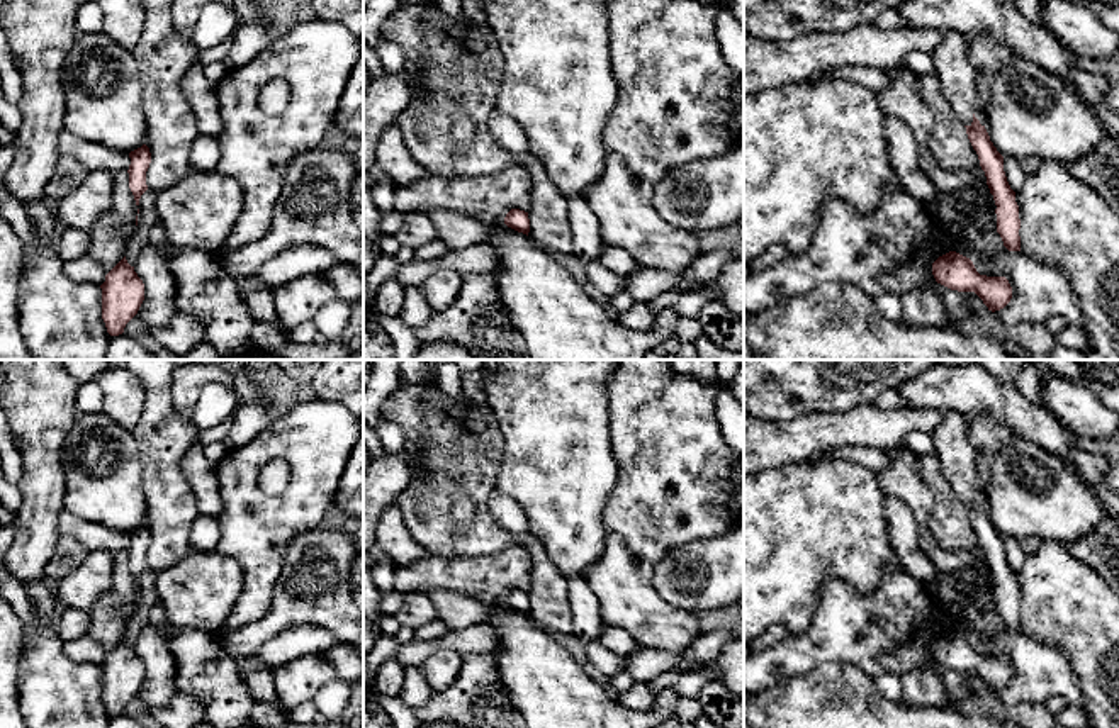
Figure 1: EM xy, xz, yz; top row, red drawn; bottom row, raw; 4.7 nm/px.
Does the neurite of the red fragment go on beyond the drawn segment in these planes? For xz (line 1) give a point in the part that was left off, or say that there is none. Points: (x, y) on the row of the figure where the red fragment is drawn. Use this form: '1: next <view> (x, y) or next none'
1: next none

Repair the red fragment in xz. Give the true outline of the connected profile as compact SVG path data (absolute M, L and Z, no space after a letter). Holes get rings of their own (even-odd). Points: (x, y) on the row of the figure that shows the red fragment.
M511 209L506 217L504 217L504 224L518 232L523 232L528 236L530 232L530 219L528 219L528 212L520 210L520 209Z

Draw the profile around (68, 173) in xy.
M59 156L56 170L44 188L44 199L54 205L73 192L88 175L88 170L71 156Z

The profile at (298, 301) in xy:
M309 273L272 288L272 299L280 326L290 331L312 321L319 309L338 295L324 273Z

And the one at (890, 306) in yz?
M881 294L876 299L876 305L880 307L880 312L888 321L903 321L903 305L902 297L895 294Z

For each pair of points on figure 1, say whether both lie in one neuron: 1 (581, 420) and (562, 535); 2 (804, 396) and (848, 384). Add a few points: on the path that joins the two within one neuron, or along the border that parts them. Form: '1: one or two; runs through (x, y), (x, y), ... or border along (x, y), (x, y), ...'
1: one; runs through (562, 448), (562, 506)
2: one; runs through (814, 386), (837, 384)

